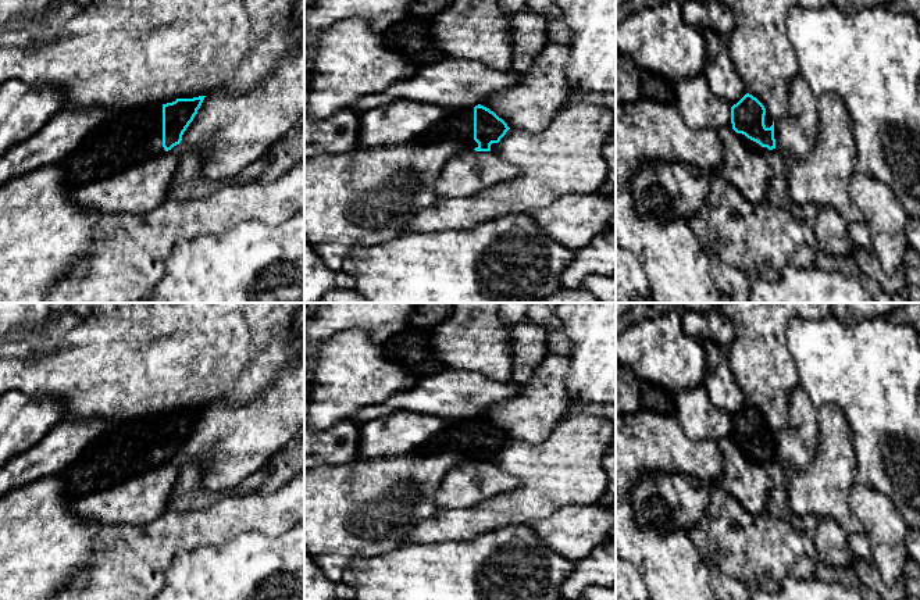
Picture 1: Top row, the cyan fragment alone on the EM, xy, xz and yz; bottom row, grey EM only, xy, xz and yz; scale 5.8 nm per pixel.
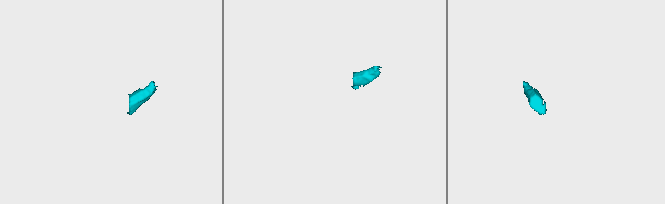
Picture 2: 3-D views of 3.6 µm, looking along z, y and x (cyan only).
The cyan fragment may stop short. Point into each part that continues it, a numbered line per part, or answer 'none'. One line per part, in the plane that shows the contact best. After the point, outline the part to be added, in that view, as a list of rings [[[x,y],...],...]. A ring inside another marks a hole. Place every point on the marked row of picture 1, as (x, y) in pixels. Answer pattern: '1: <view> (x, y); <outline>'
1: xy (128, 138); [[[156,104],[117,115],[108,125],[92,132],[58,165],[65,171],[67,182],[78,189],[164,151],[163,104]]]

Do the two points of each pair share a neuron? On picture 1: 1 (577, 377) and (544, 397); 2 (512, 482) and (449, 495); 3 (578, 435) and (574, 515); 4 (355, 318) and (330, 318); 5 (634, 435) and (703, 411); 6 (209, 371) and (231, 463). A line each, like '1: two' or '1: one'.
1: two
2: one
3: two
4: one
5: two
6: two

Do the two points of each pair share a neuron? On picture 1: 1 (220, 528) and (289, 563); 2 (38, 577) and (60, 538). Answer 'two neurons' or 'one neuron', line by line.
1: two neurons
2: one neuron

